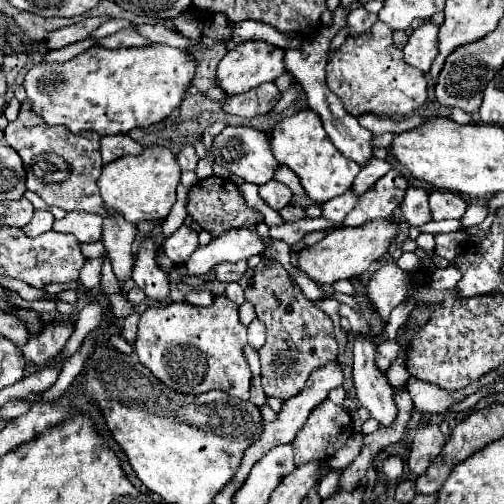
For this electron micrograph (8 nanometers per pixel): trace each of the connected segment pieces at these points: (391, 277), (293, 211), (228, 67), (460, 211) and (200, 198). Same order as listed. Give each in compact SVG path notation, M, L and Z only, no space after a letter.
M385 263L373 273L365 293L369 297L371 309L377 311L383 323L389 321L389 313L407 299L411 283L411 273L399 269L397 263Z
M287 205L283 207L283 211L279 211L279 215L285 219L285 221L299 221L299 219L305 219L305 209L303 207L295 207L295 205Z
M251 39L241 45L235 45L233 49L229 49L229 53L221 59L221 63L217 67L217 85L227 95L237 95L237 93L245 93L253 87L259 87L267 81L275 81L279 75L285 73L283 57L285 57L283 49L269 45L267 41L261 41L261 39Z
M437 189L429 195L429 207L433 213L433 221L461 219L465 215L467 201L463 197L459 197L459 193Z
M211 177L191 187L187 211L193 217L193 221L197 221L203 229L207 229L213 237L217 237L223 231L239 229L239 227L255 229L255 225L263 221L263 215L245 203L239 187L231 179L221 179L221 177Z

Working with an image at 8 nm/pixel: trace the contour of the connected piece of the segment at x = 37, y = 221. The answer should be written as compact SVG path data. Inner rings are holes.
M37 209L35 215L33 215L33 219L23 227L23 233L25 233L27 237L35 237L35 235L47 233L47 231L53 229L53 221L55 221L55 217L51 215L51 211L41 211L41 209Z

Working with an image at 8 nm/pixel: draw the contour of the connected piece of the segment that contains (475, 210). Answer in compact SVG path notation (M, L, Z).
M473 203L473 205L469 205L469 209L467 209L467 215L461 219L461 223L465 225L465 229L469 229L469 227L475 227L475 225L479 225L485 217L487 217L487 205L479 205L479 203Z

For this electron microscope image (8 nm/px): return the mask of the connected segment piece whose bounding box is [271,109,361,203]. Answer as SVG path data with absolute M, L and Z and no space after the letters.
M307 109L307 111L299 111L283 121L279 121L273 129L271 135L271 149L275 159L281 165L287 165L301 181L305 193L317 201L317 203L327 203L335 197L339 197L343 191L347 191L347 187L353 185L357 173L361 171L361 165L357 165L355 161L347 159L327 137L319 115L315 115L315 111Z

